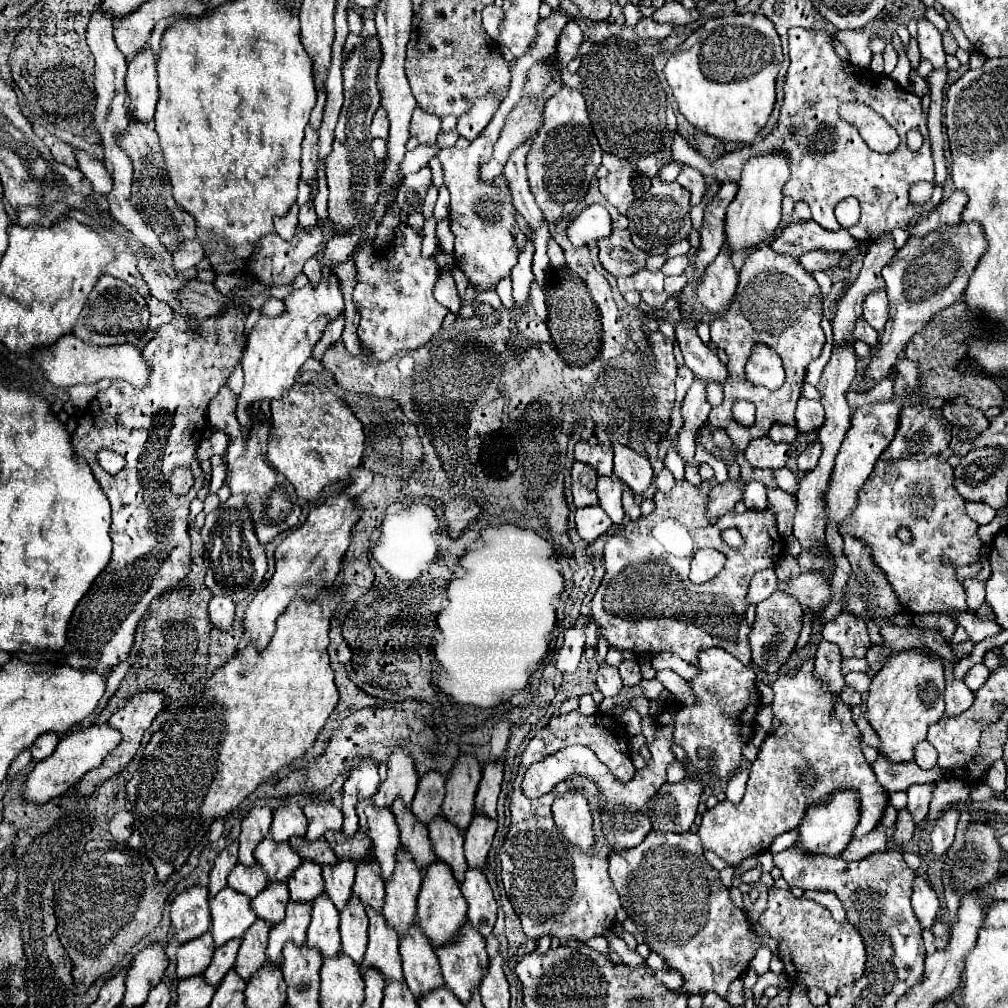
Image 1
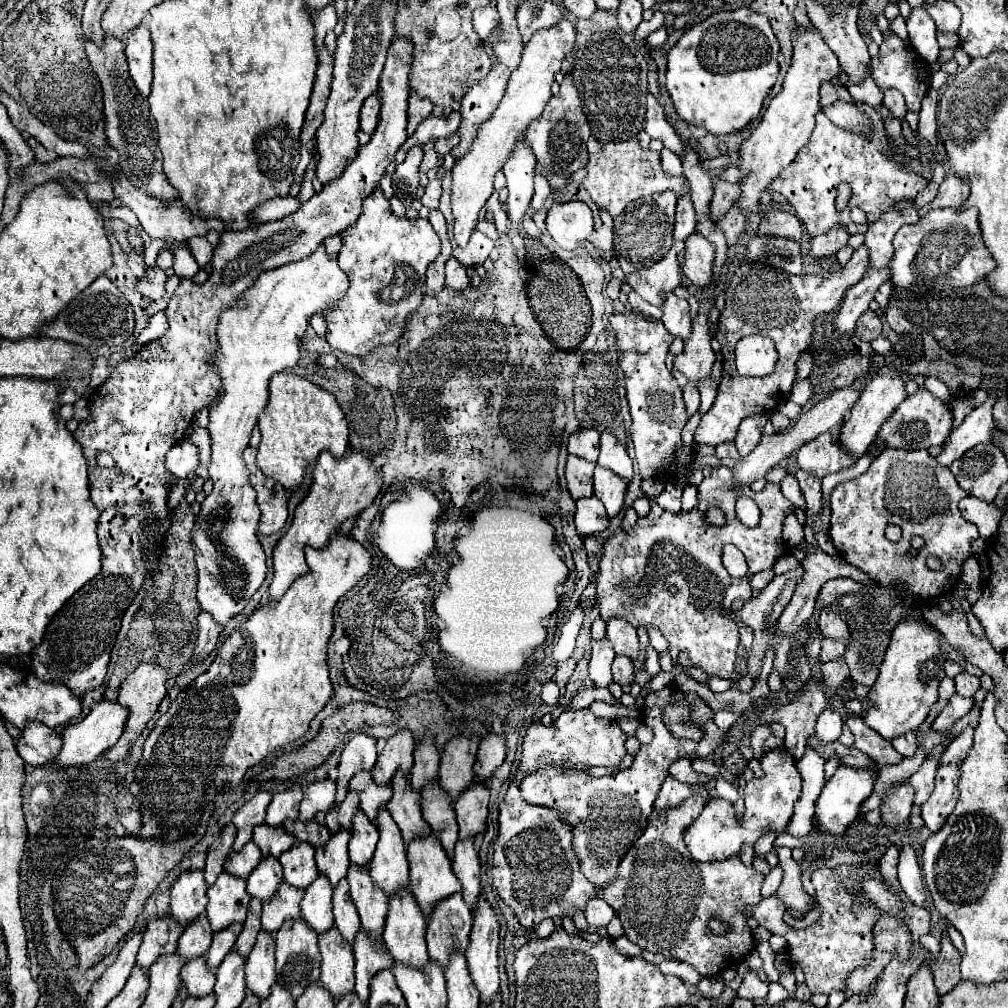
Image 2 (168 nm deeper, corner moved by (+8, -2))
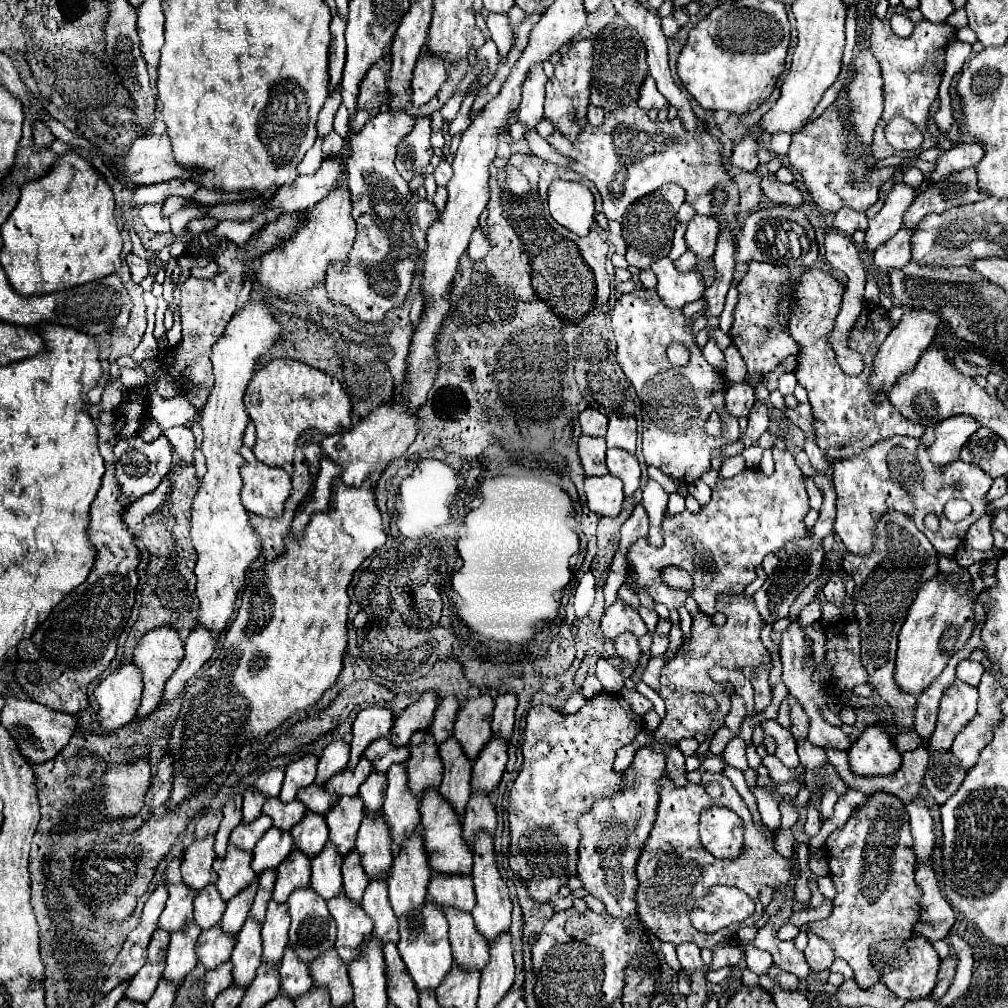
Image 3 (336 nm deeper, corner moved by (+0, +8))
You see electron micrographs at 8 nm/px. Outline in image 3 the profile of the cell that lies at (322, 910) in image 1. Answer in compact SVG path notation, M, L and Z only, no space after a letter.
M327 841L325 847L321 849L321 853L313 857L311 887L323 899L337 897L343 891L341 863L343 863L343 855L337 851L337 847L331 841Z

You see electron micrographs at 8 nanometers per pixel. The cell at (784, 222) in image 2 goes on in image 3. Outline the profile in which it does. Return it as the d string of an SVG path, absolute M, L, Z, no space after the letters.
M763 175L761 177L761 189L775 205L799 207L803 203L803 191L797 185L779 183L773 175Z

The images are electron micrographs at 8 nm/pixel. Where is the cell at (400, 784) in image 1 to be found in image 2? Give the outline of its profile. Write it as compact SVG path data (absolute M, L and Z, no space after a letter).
M399 731L387 739L383 753L377 757L377 763L371 771L373 781L377 785L389 785L397 771L409 775L413 765L413 749L415 741L409 731Z

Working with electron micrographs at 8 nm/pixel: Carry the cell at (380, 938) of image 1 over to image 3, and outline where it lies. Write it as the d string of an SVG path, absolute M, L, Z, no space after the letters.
M365 811L355 847L359 849L363 867L371 879L377 879L381 873L387 875L387 869L393 863L393 843L389 837L389 825L381 811Z

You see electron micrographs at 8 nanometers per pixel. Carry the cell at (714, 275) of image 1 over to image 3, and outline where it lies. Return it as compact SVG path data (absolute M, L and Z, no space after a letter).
M693 215L687 227L687 247L697 255L699 261L711 261L719 235L719 223L713 217Z

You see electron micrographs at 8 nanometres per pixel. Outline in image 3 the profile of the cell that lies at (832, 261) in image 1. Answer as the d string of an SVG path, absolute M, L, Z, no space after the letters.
M841 209L841 211L837 211L833 225L839 231L843 231L845 235L853 235L855 231L865 231L867 229L867 215L865 215L865 211Z

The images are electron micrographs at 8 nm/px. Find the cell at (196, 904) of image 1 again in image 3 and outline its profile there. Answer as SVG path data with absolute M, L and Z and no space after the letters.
M207 835L203 839L195 839L185 849L183 863L181 863L181 875L183 875L185 885L201 891L209 883L215 883L217 875L211 867L215 857L217 855L215 855L215 837L213 835Z

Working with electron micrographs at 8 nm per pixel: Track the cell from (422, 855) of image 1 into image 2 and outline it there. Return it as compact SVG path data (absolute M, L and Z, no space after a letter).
M397 773L397 777L393 777L391 781L391 787L393 797L387 805L387 811L401 829L403 841L411 843L415 837L429 837L431 829L421 817L421 795L409 789L409 779Z

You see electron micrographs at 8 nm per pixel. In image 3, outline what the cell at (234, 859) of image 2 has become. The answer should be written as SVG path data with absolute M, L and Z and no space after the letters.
M261 815L259 819L251 821L251 823L241 823L237 825L237 829L231 833L233 845L241 847L241 849L253 849L255 843L261 839L261 835L273 825L273 821L267 815Z

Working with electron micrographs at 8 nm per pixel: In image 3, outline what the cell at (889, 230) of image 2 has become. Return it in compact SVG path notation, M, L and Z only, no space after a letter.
M975 167L951 173L945 179L931 183L931 187L913 201L913 205L905 215L905 225L917 227L919 221L929 213L943 213L951 207L977 203L987 197L989 195L981 191L981 187L977 185Z

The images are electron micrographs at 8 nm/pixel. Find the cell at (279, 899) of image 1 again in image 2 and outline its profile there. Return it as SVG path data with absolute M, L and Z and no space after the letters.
M263 859L261 865L249 875L247 893L259 901L271 901L283 881L283 869L277 859Z

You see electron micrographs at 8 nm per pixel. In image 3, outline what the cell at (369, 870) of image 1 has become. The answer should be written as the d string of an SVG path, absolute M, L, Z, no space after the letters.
M371 771L371 775L361 783L359 795L367 811L381 811L381 803L385 799L385 787L387 787L387 775L377 771Z

